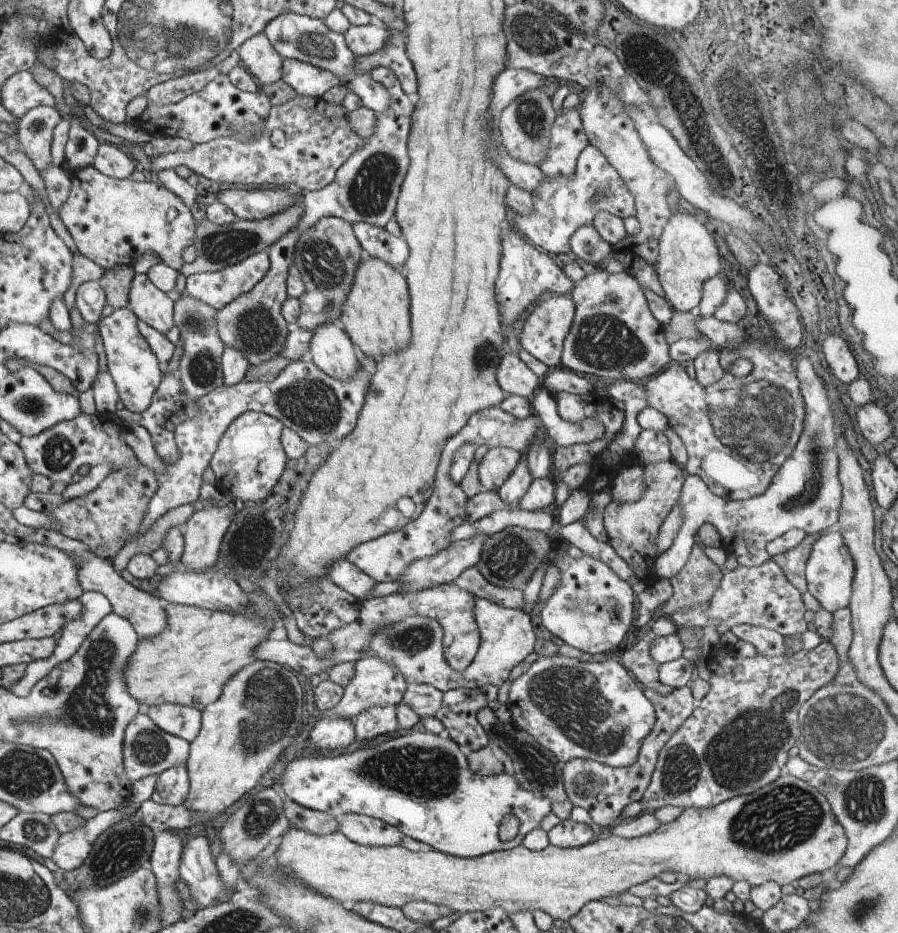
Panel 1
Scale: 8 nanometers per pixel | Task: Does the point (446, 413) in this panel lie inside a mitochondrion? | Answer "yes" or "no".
no

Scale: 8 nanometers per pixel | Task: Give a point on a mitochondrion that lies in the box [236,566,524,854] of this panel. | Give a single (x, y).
(419, 771)

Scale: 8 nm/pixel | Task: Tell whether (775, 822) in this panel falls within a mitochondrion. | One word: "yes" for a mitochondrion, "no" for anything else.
yes

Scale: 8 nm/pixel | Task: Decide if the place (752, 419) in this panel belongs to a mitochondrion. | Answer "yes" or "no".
yes

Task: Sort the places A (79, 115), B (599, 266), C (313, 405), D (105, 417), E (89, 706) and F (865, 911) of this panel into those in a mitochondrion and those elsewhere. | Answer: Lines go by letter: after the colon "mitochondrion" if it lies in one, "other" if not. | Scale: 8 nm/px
A: other
B: other
C: mitochondrion
D: other
E: mitochondrion
F: mitochondrion

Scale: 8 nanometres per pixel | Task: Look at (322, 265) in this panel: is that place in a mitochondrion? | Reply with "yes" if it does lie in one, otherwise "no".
yes

